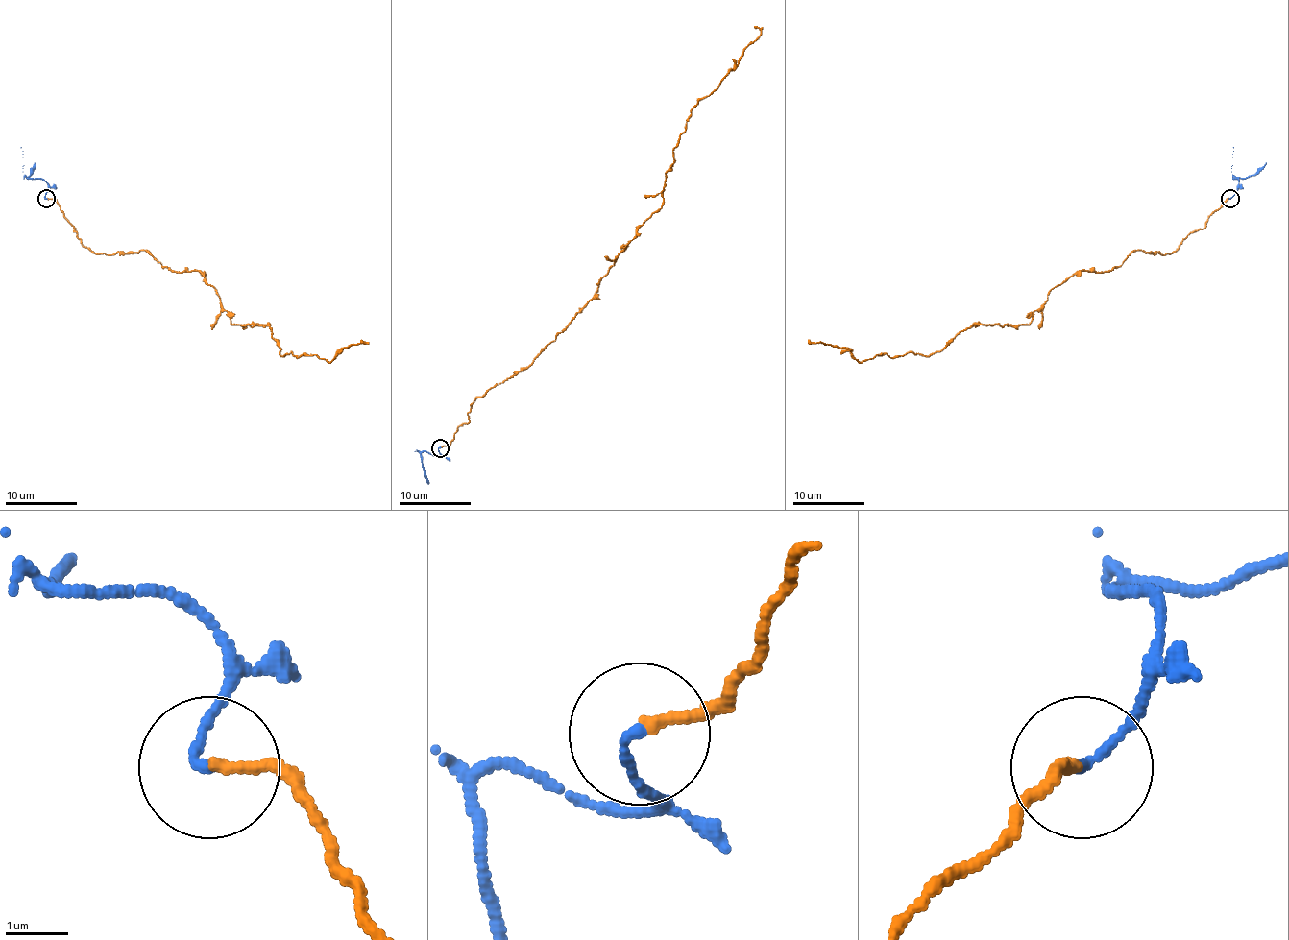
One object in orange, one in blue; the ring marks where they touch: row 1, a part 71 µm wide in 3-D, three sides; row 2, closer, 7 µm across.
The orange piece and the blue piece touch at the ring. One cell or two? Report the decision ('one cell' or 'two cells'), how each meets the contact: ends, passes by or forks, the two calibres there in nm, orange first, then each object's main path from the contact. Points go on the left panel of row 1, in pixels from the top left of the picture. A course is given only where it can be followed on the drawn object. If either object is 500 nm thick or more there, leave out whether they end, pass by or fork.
one cell | orange ends | blue ends | 170/140 nm | orange via (46, 198), (99, 254), (198, 270), (232, 325), (269, 325), (281, 355), (328, 362), (360, 339) | blue via (46, 198), (46, 183), (41, 179), (27, 179), (23, 175), (21, 148)

